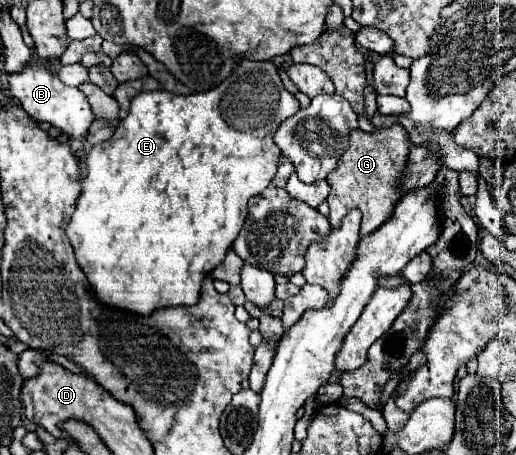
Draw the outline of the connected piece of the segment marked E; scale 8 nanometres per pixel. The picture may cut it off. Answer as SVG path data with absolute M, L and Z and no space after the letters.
M242 59L236 63L236 67L228 79L224 79L218 87L214 87L210 91L202 91L202 93L178 95L178 93L170 93L164 89L138 93L130 103L128 117L124 121L120 121L112 139L98 143L88 153L86 175L80 179L82 191L76 201L76 211L66 227L66 235L74 247L76 261L82 267L82 271L88 275L88 281L90 281L92 289L96 291L98 299L112 307L124 307L126 311L138 311L140 315L150 315L156 307L196 303L196 299L200 295L202 277L206 273L210 273L212 267L216 263L220 263L220 259L224 259L224 251L228 251L228 247L240 233L240 227L244 225L244 219L248 213L248 207L246 207L248 199L252 195L258 195L260 191L264 191L276 173L280 149L272 141L274 131L282 125L282 121L286 121L298 109L300 109L298 99L290 91L284 89L282 79L278 75L278 67L272 61Z

